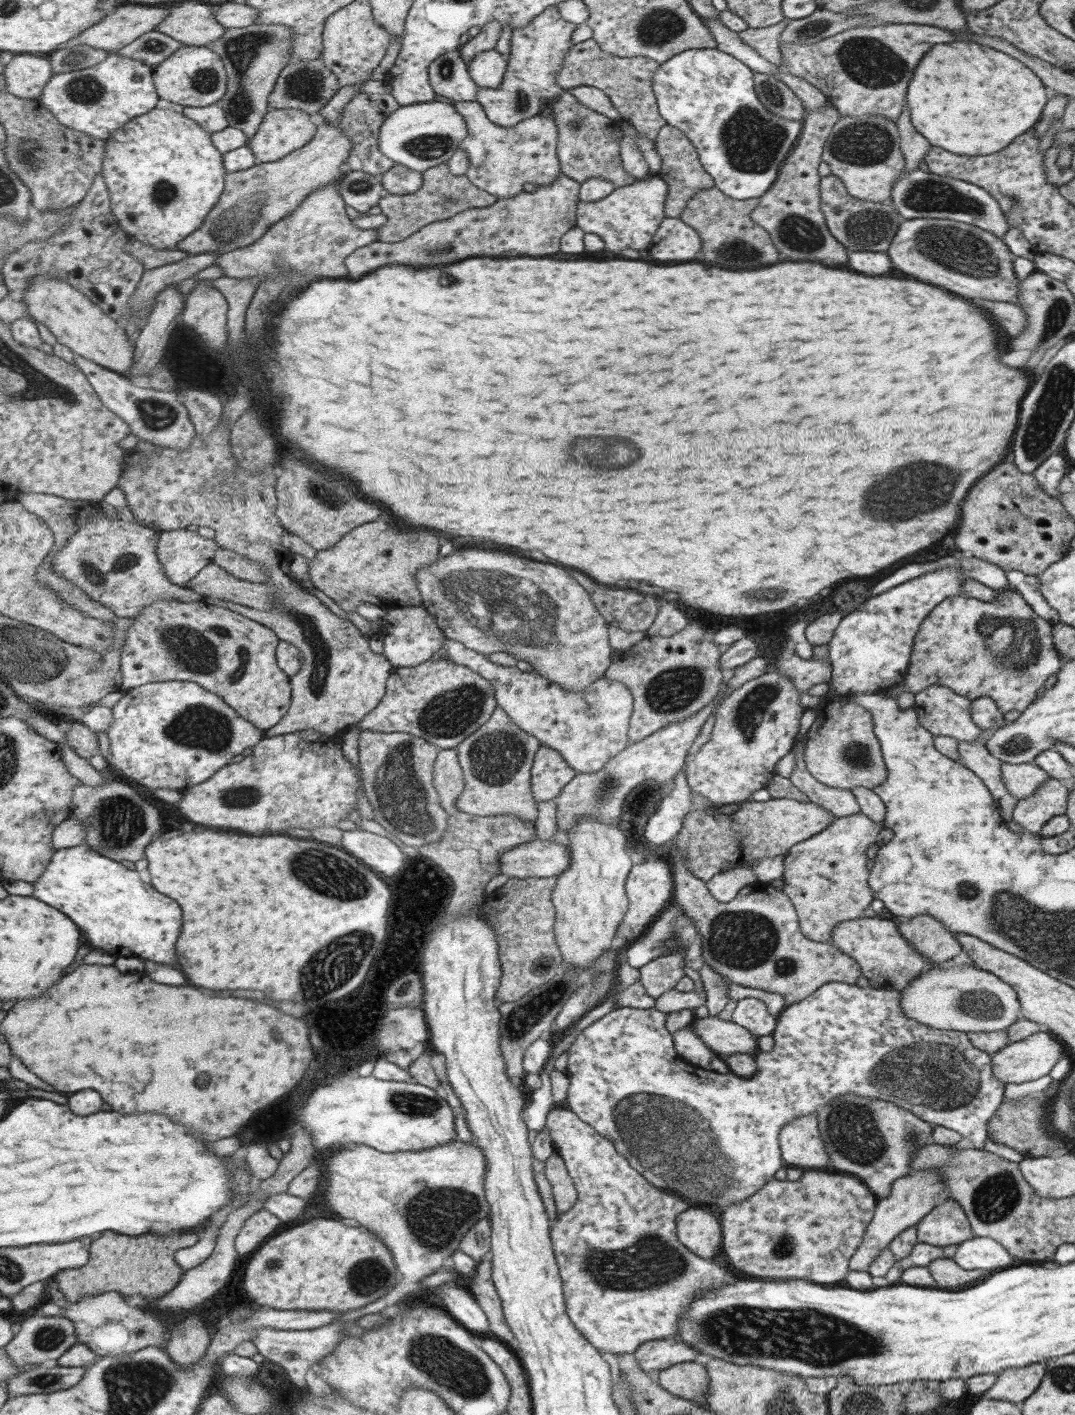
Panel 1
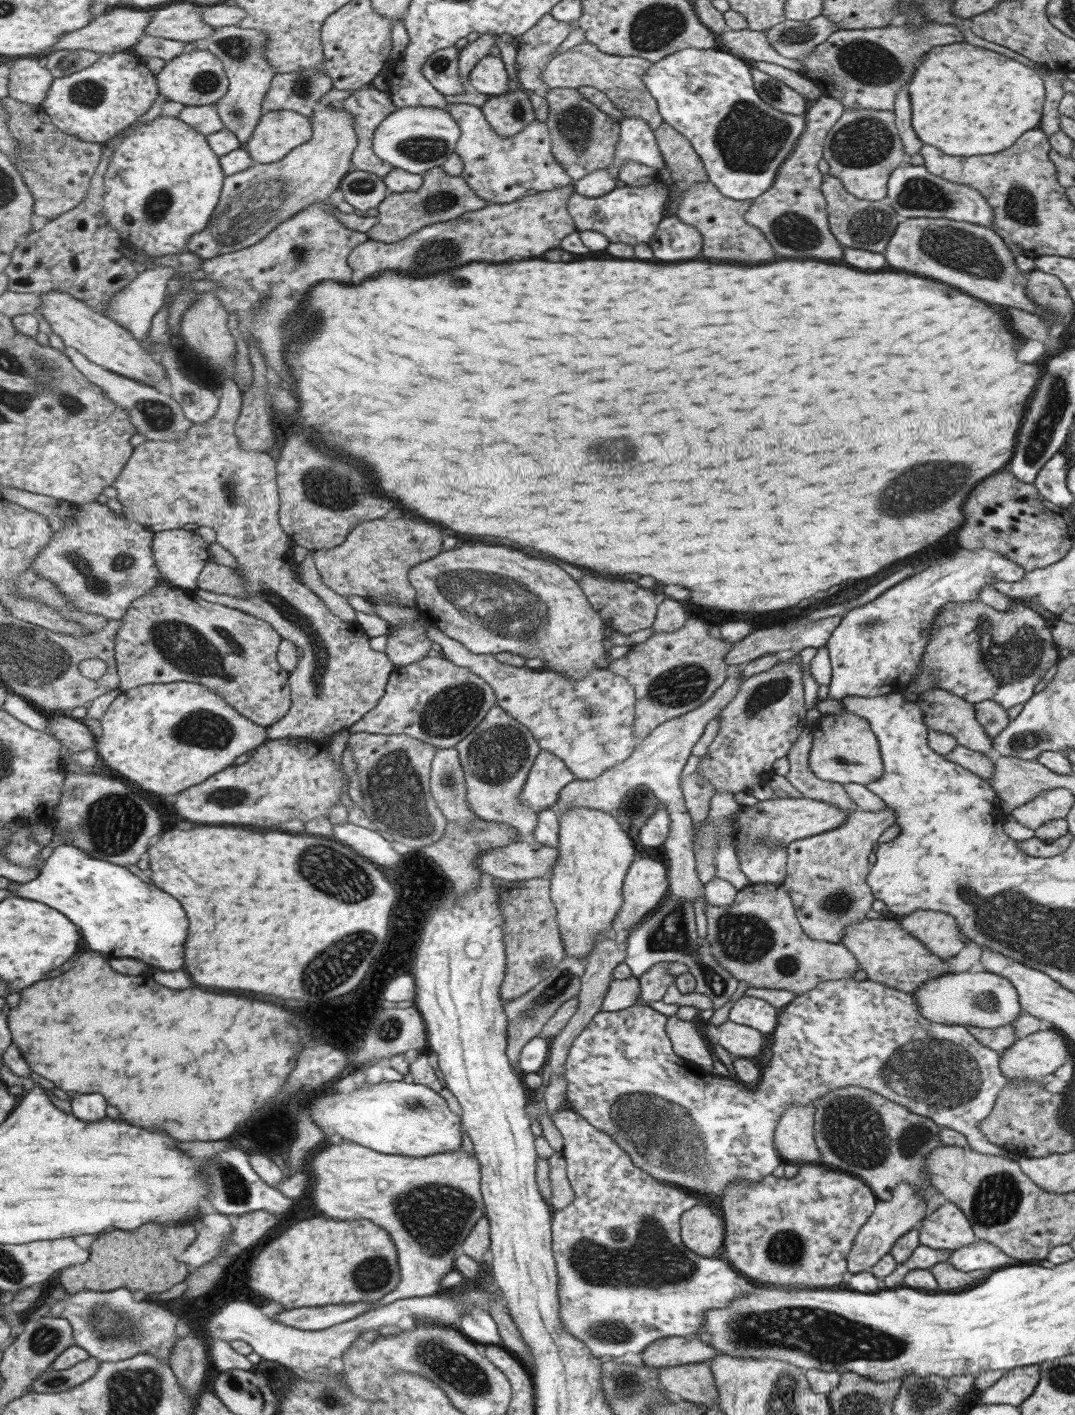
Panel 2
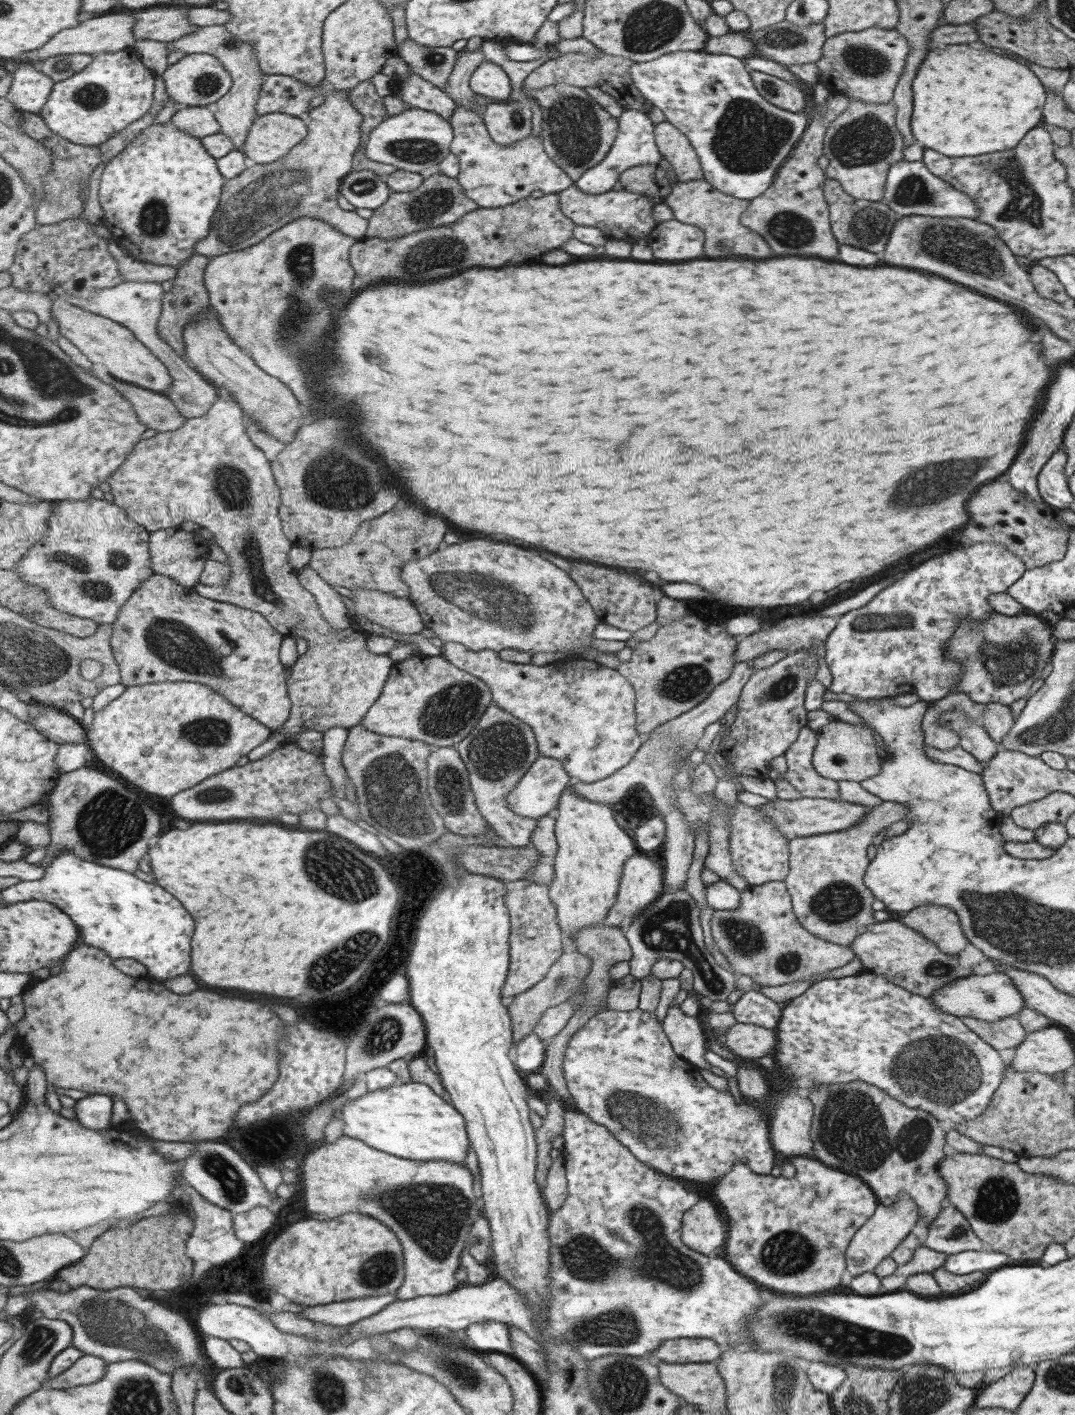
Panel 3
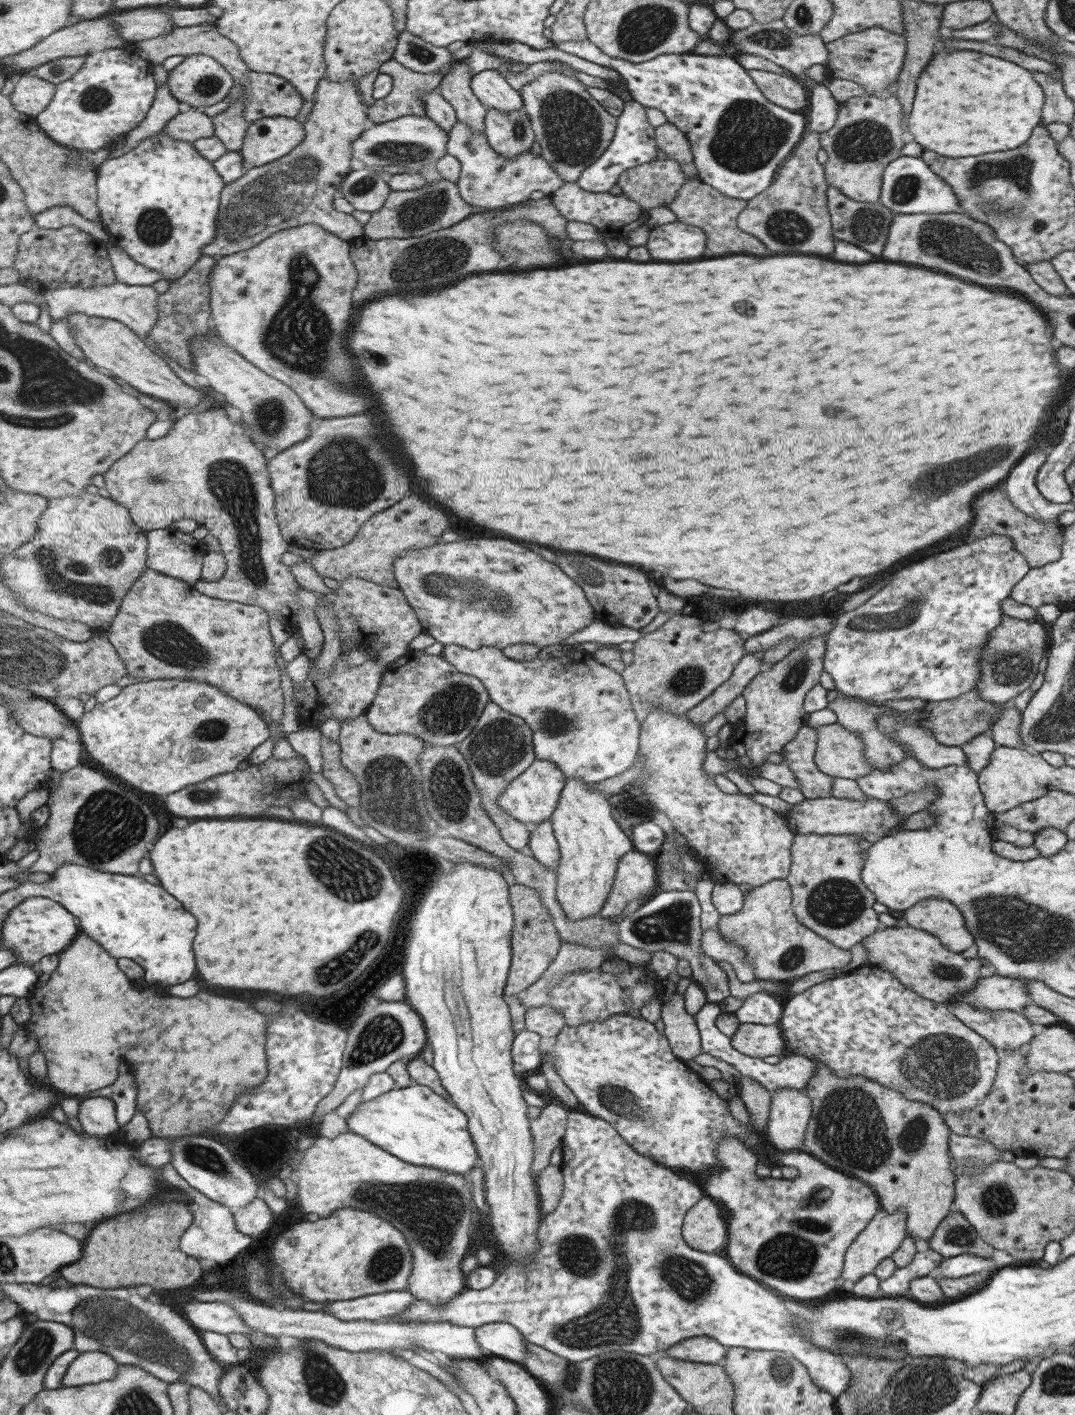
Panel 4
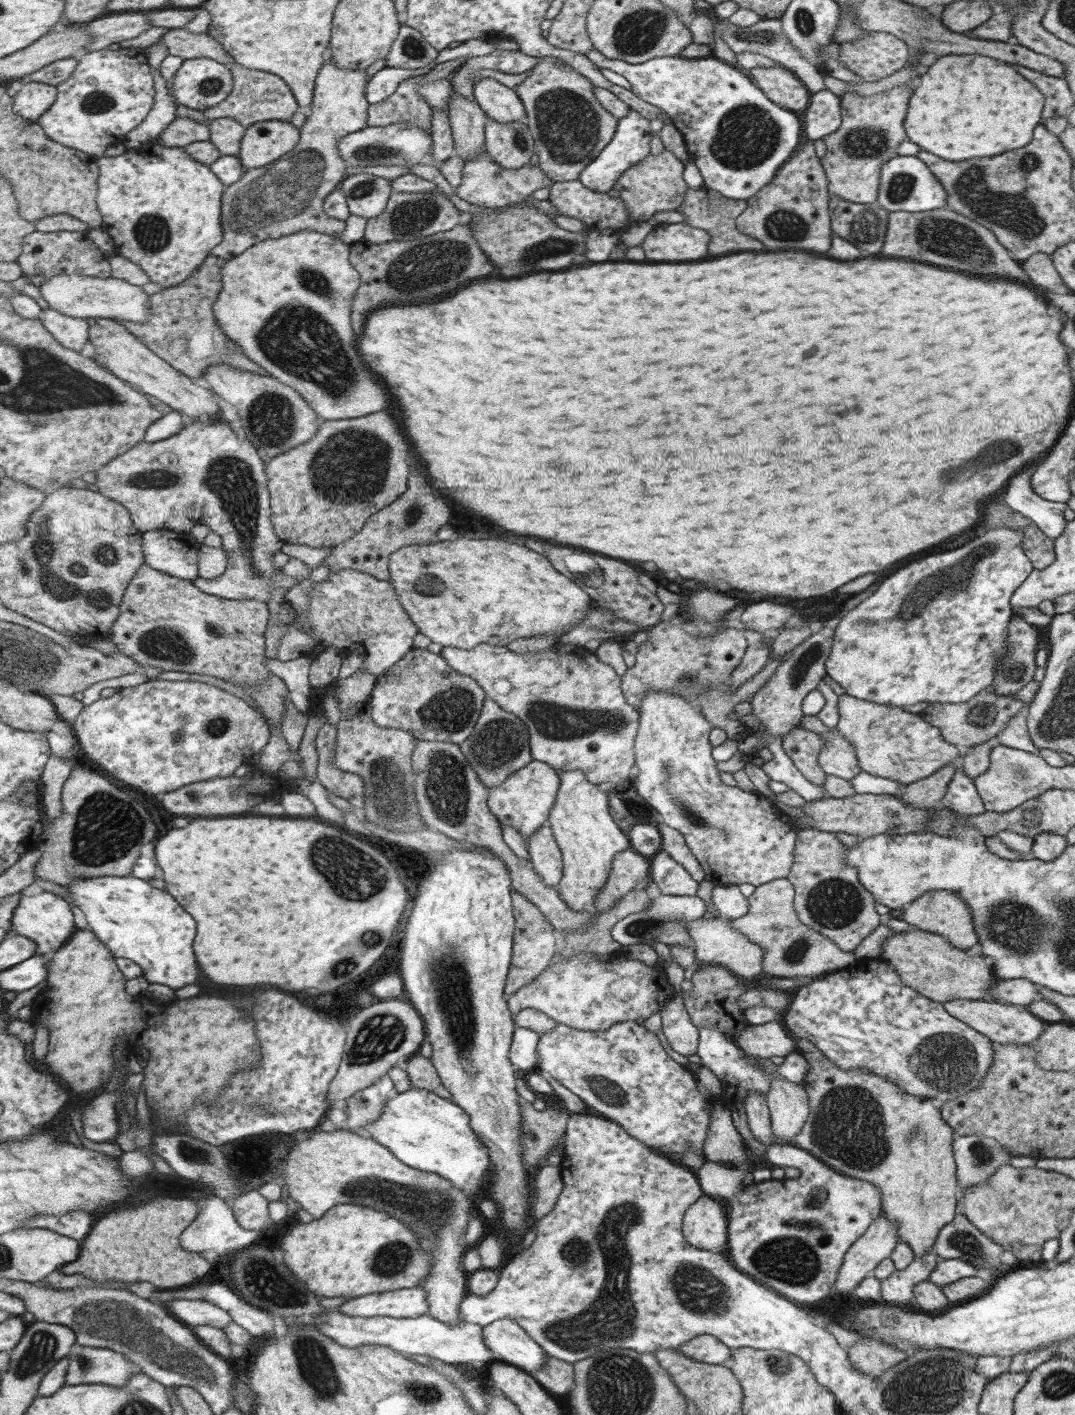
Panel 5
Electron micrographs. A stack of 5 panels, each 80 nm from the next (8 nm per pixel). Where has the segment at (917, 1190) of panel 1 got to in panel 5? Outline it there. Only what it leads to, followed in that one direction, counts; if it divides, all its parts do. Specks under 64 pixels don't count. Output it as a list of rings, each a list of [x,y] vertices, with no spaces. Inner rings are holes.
[[[884,1215],[875,1218],[843,1254],[833,1290],[839,1294],[852,1294],[863,1278],[871,1276],[879,1262],[889,1258],[898,1242],[895,1222],[887,1222]]]

